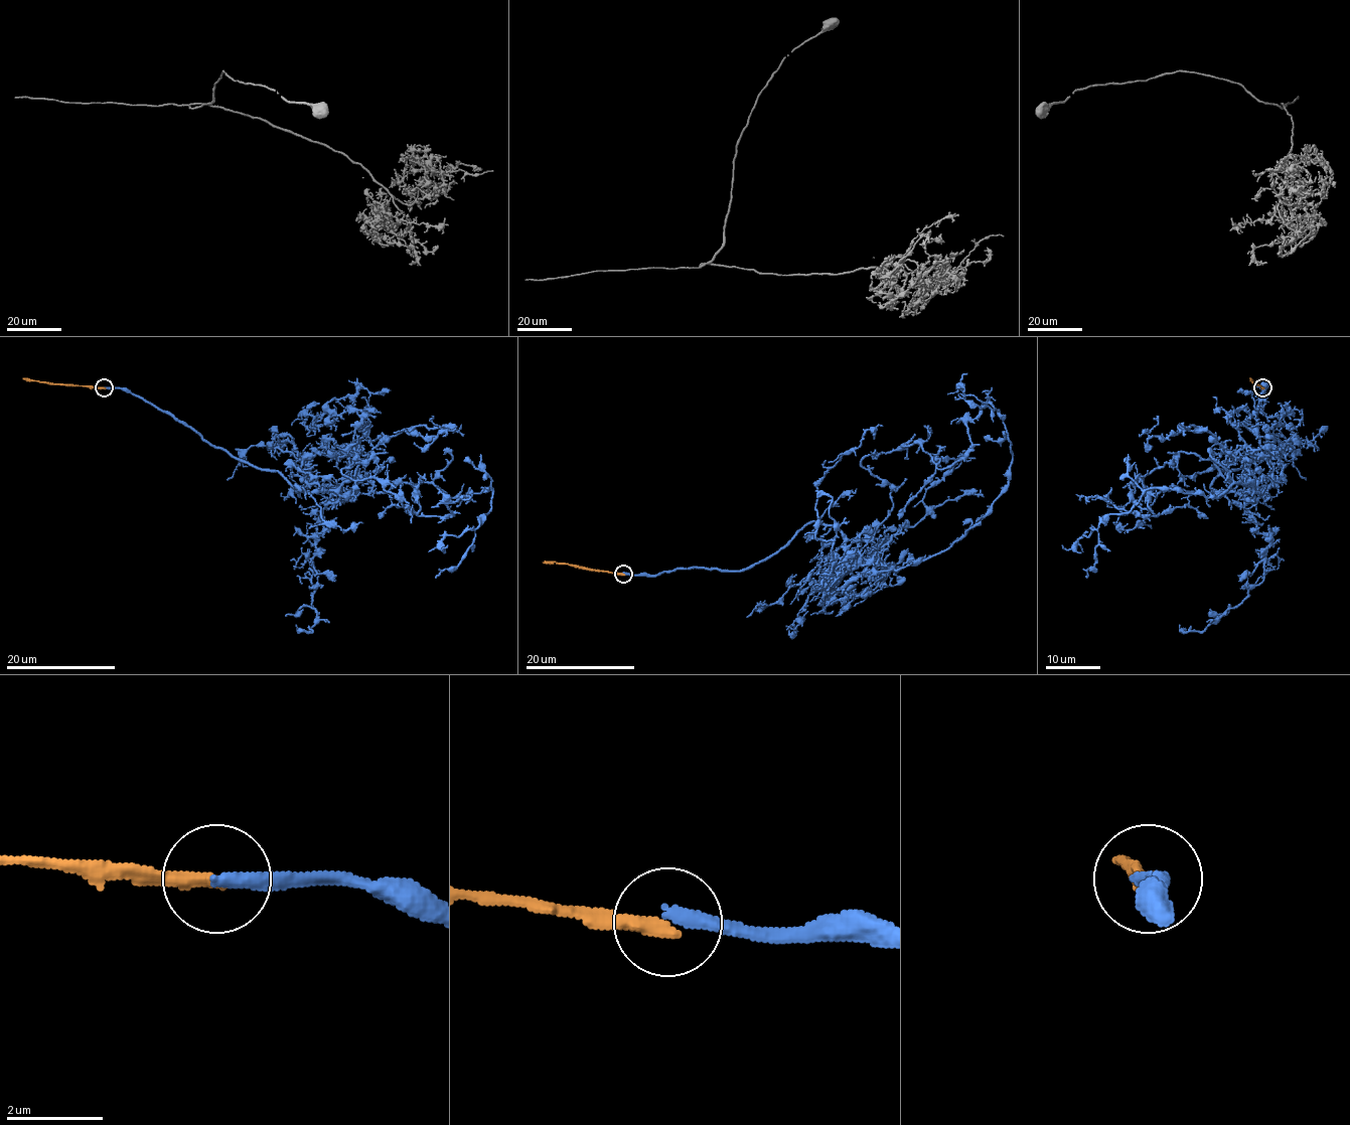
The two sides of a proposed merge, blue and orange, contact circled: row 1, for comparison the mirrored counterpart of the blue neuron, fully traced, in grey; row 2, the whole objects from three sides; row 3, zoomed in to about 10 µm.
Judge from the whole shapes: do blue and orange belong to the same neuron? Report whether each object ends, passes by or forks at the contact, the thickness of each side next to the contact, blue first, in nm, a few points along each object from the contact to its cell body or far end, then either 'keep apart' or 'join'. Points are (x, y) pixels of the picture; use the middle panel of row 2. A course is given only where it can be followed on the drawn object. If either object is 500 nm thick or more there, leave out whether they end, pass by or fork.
blue ends | orange ends | 280/320 nm | blue via (623, 574), (747, 570), (815, 521), (877, 571), (946, 550), (1007, 483), (1013, 457), (999, 411), (955, 397) | orange via (623, 574), (543, 563) | keep apart

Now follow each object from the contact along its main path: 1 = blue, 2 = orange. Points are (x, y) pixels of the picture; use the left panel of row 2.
1: (104, 387), (128, 388), (304, 491), (431, 483), (463, 498), (493, 490), (465, 556), (436, 577)
2: (104, 387), (23, 377)

